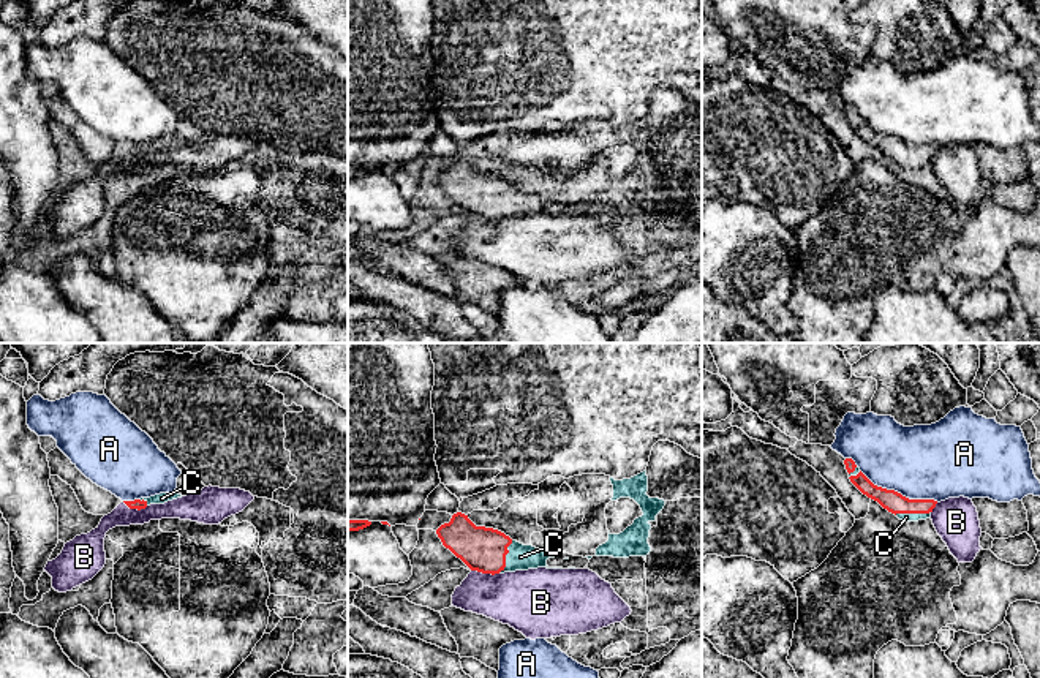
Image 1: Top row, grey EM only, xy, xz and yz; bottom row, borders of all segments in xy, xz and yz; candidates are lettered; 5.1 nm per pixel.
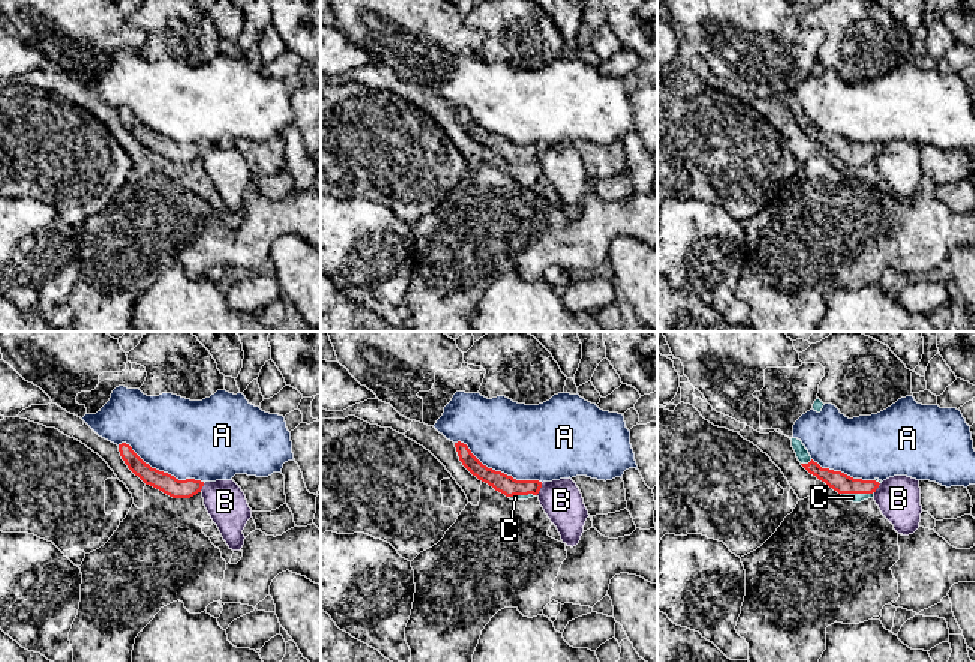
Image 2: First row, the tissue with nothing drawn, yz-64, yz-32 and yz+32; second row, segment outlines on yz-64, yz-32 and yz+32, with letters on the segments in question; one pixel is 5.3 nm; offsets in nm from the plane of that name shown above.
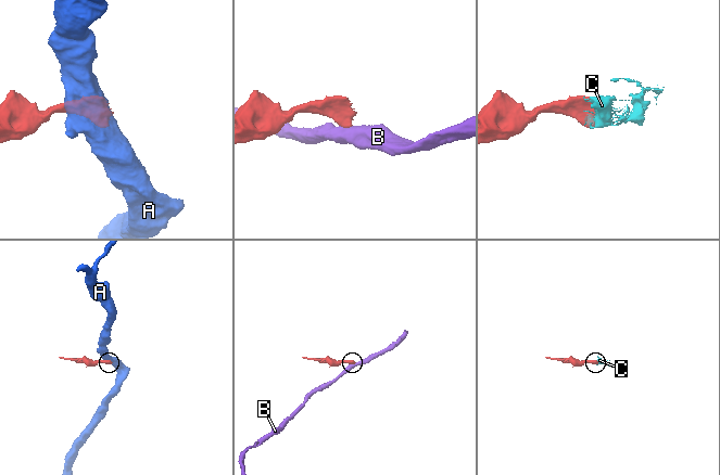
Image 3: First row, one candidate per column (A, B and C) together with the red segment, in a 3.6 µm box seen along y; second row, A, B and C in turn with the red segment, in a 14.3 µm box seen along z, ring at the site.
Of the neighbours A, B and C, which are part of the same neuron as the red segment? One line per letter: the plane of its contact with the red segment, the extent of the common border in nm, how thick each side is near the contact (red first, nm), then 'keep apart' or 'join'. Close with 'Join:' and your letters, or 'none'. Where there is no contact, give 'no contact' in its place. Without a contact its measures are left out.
A: yz | 440 nm | 110/380 nm | keep apart
B: xz | 150 nm | 220/300 nm | keep apart
C: yz | 180 nm | 110/50 nm | join
Join: C

